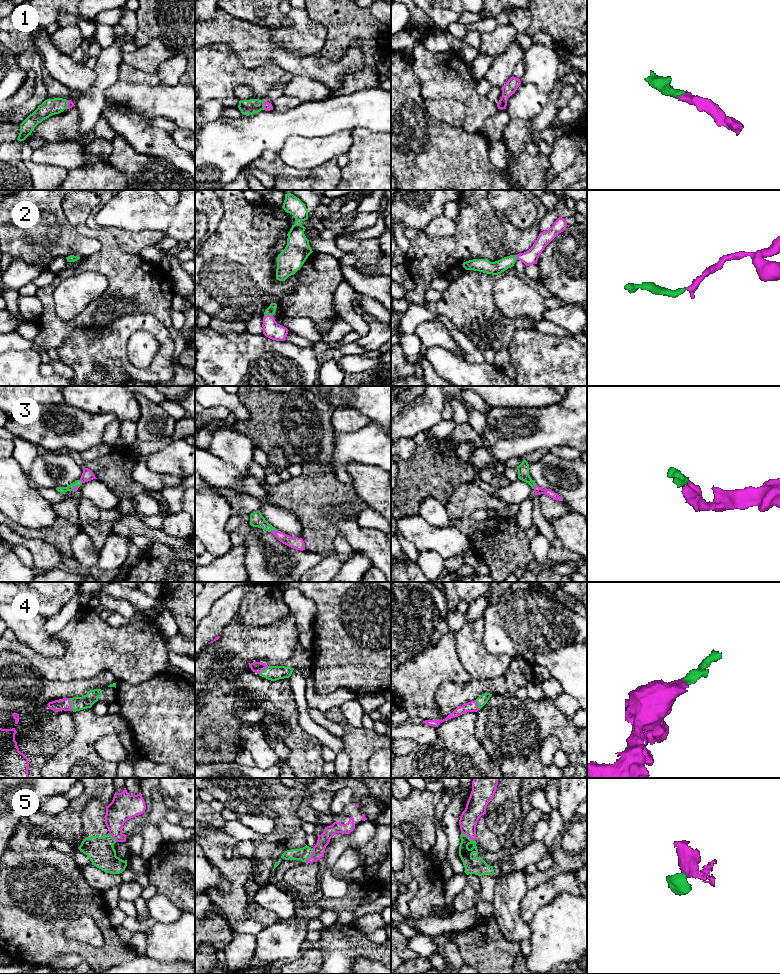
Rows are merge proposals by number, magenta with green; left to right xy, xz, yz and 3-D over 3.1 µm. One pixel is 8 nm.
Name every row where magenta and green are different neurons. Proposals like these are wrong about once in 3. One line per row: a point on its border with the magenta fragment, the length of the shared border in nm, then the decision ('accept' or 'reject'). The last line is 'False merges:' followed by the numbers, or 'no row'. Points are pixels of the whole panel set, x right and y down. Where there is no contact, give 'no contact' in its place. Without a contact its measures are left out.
1: contact xz (264, 105); length 70 nm; accept
2: contact xz (268, 315); length 70 nm; accept
3: contact xz (273, 530); length 70 nm; accept
4: contact xy (70, 704); length 110 nm; accept
5: contact xz (311, 855); length 130 nm; reject
False merges: 5

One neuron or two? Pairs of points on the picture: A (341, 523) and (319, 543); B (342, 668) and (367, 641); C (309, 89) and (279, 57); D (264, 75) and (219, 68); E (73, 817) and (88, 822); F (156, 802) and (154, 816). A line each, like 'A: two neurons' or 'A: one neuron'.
A: two neurons
B: one neuron
C: two neurons
D: one neuron
E: two neurons
F: one neuron

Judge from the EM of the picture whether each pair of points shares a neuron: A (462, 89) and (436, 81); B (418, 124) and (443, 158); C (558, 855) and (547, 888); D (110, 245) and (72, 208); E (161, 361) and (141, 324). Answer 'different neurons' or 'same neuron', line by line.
A: same neuron
B: same neuron
C: different neurons
D: same neuron
E: same neuron

